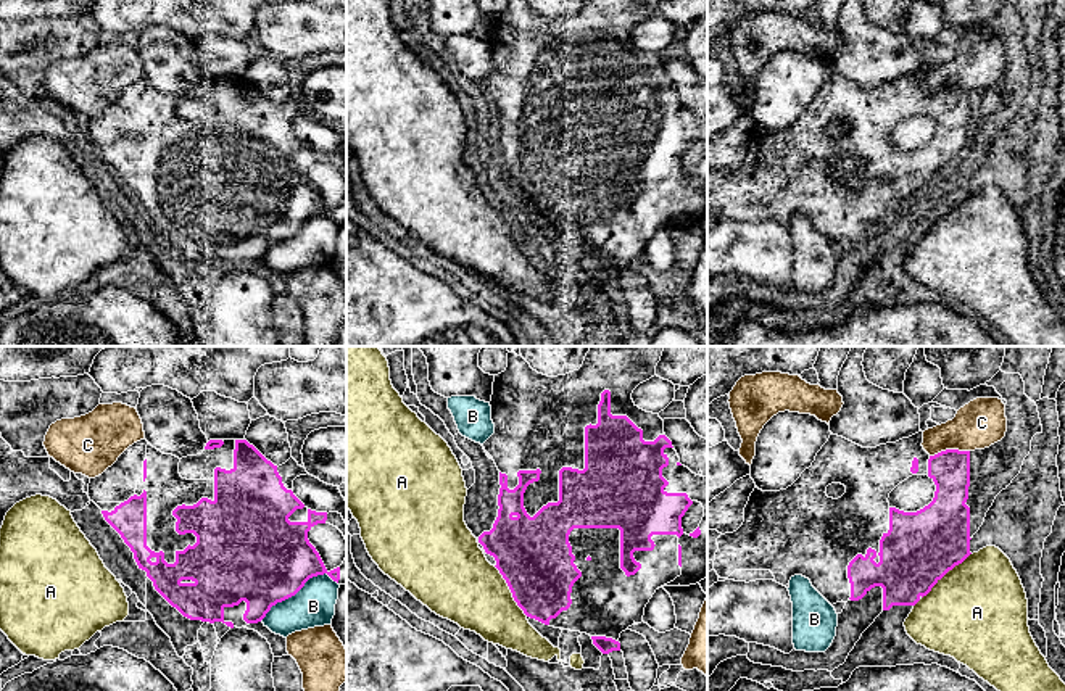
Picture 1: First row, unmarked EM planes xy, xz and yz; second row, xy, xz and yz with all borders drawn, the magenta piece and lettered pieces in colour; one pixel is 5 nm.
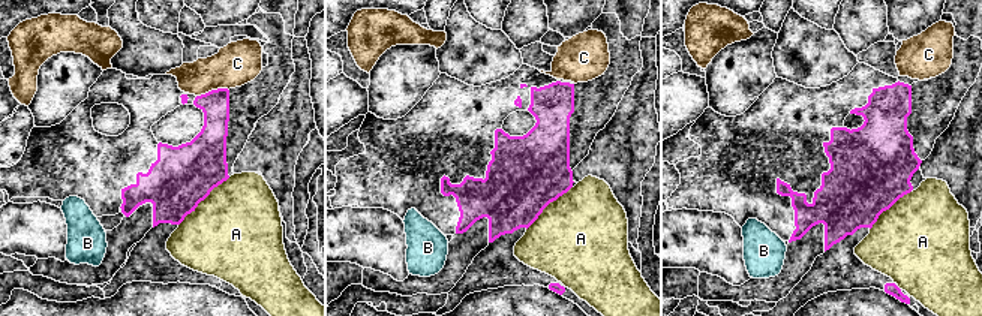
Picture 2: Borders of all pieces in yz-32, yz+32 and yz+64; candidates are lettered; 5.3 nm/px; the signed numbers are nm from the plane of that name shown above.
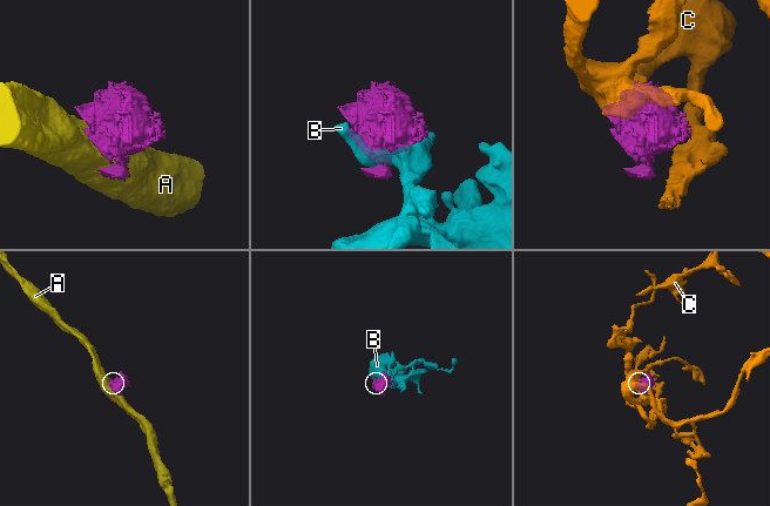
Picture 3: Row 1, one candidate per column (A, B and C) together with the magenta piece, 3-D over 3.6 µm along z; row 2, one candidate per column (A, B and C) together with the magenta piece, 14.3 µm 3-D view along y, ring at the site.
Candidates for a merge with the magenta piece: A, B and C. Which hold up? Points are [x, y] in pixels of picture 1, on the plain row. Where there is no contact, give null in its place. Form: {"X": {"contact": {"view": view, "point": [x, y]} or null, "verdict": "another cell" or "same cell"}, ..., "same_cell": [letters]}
{"A": {"contact": {"view": "yz", "point": [941, 216]}, "verdict": "another cell"}, "B": {"contact": {"view": "xy", "point": [297, 231]}, "verdict": "another cell"}, "C": {"contact": {"view": "yz", "point": [949, 89]}, "verdict": "another cell"}, "same_cell": []}

